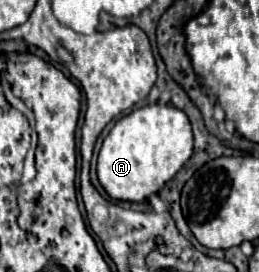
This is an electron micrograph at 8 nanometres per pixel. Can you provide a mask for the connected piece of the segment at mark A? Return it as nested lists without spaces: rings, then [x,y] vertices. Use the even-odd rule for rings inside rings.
[[[146,105],[118,119],[98,155],[98,180],[116,201],[144,201],[160,191],[192,155],[192,127],[184,111]]]

